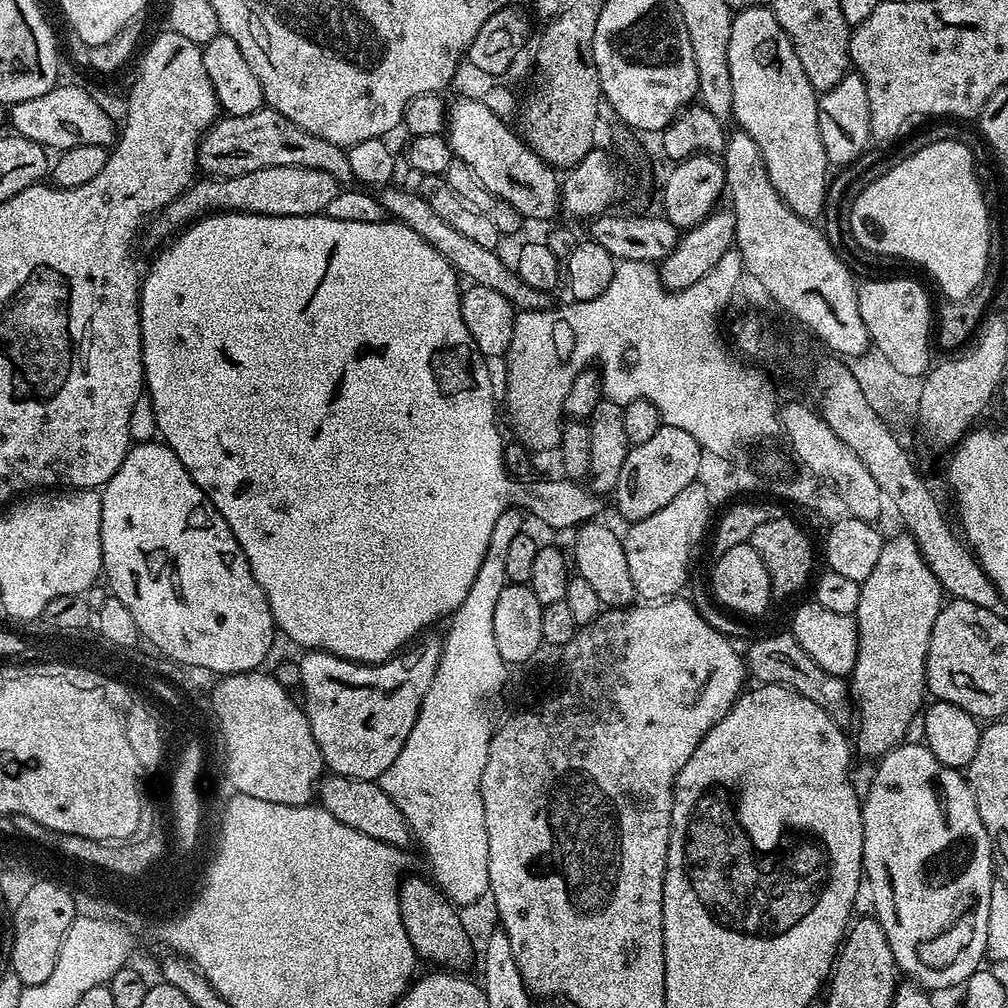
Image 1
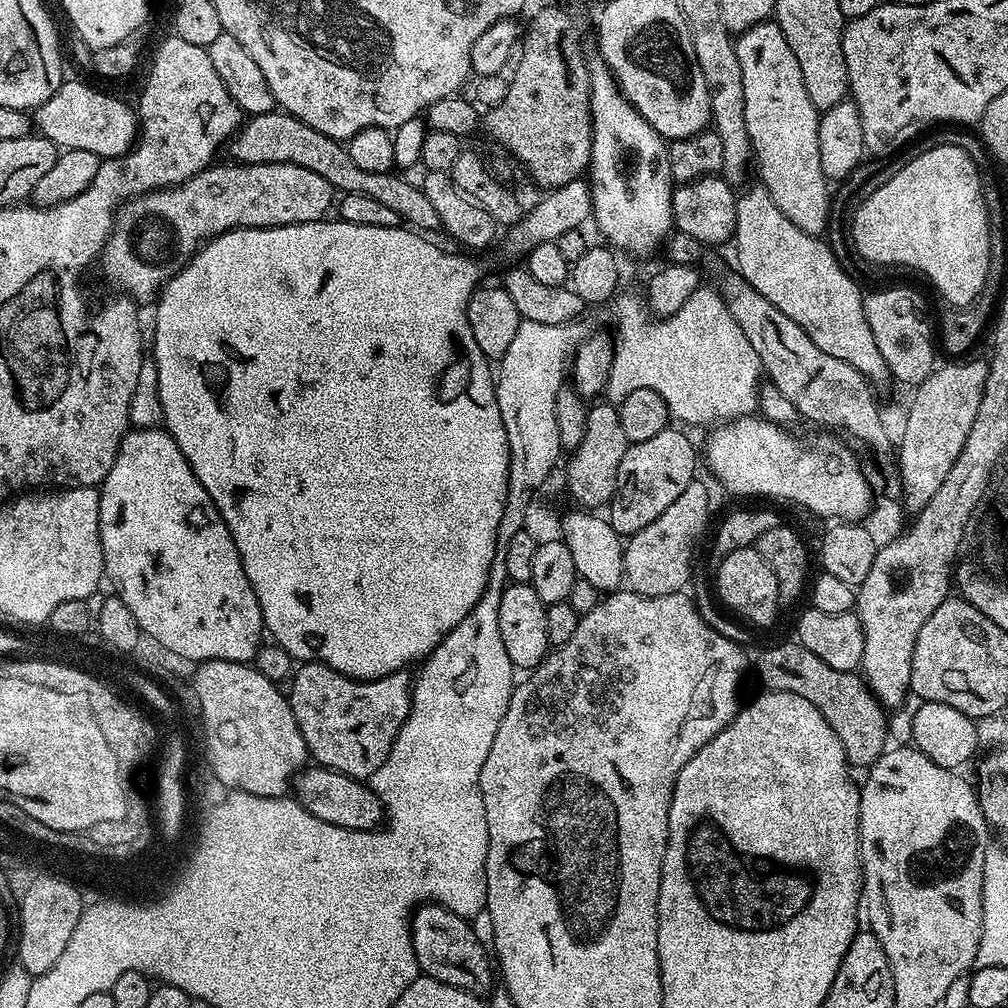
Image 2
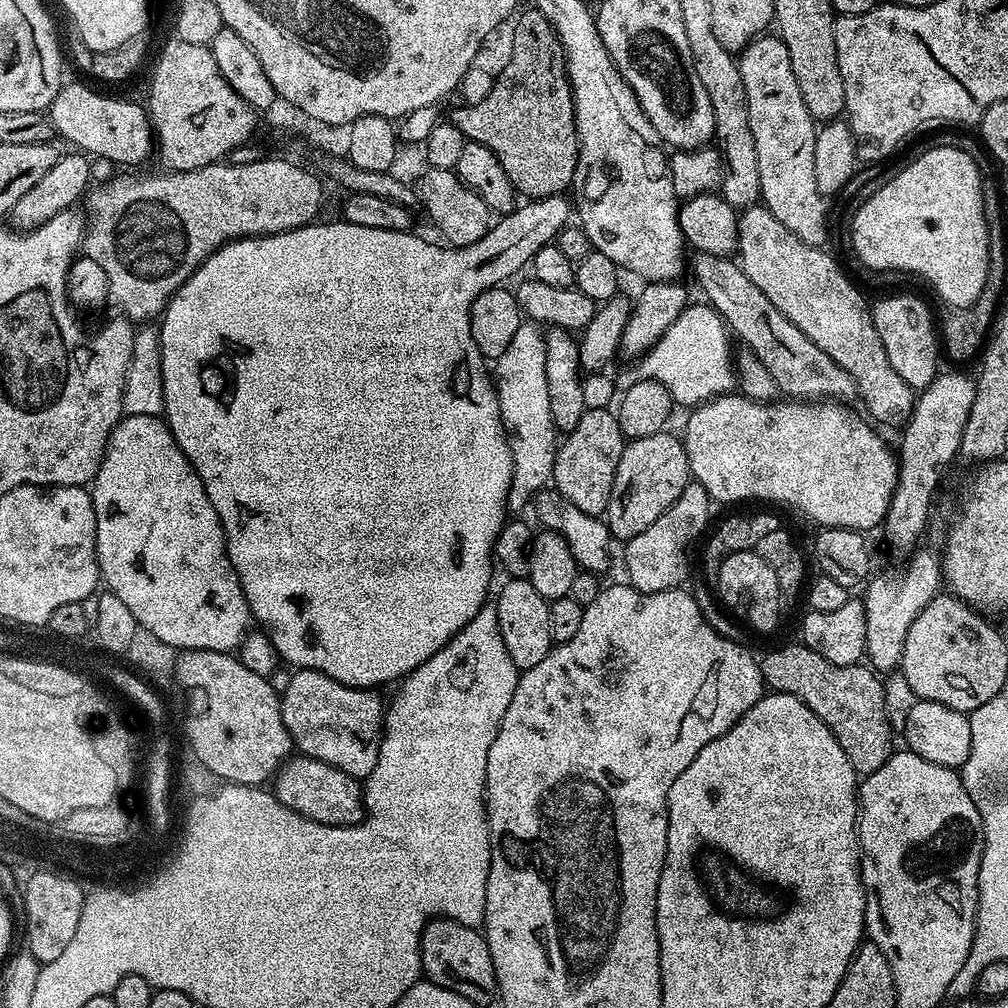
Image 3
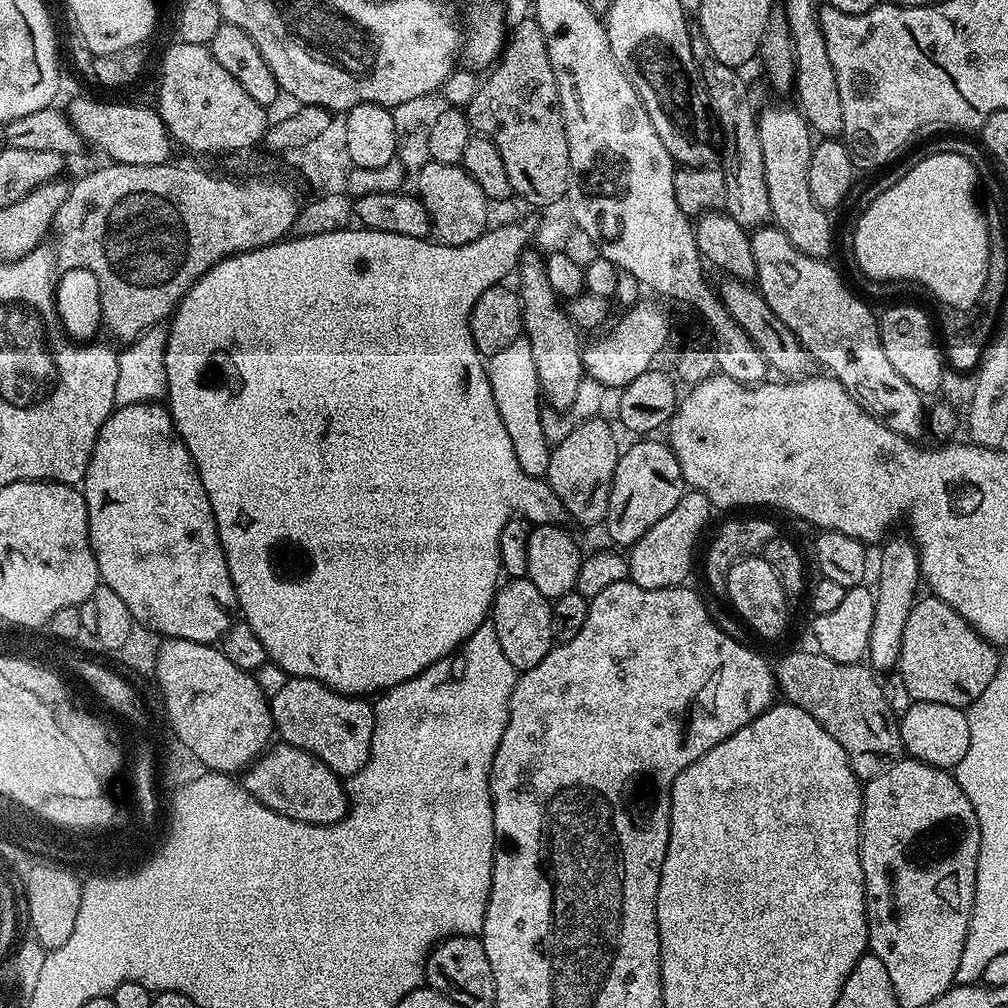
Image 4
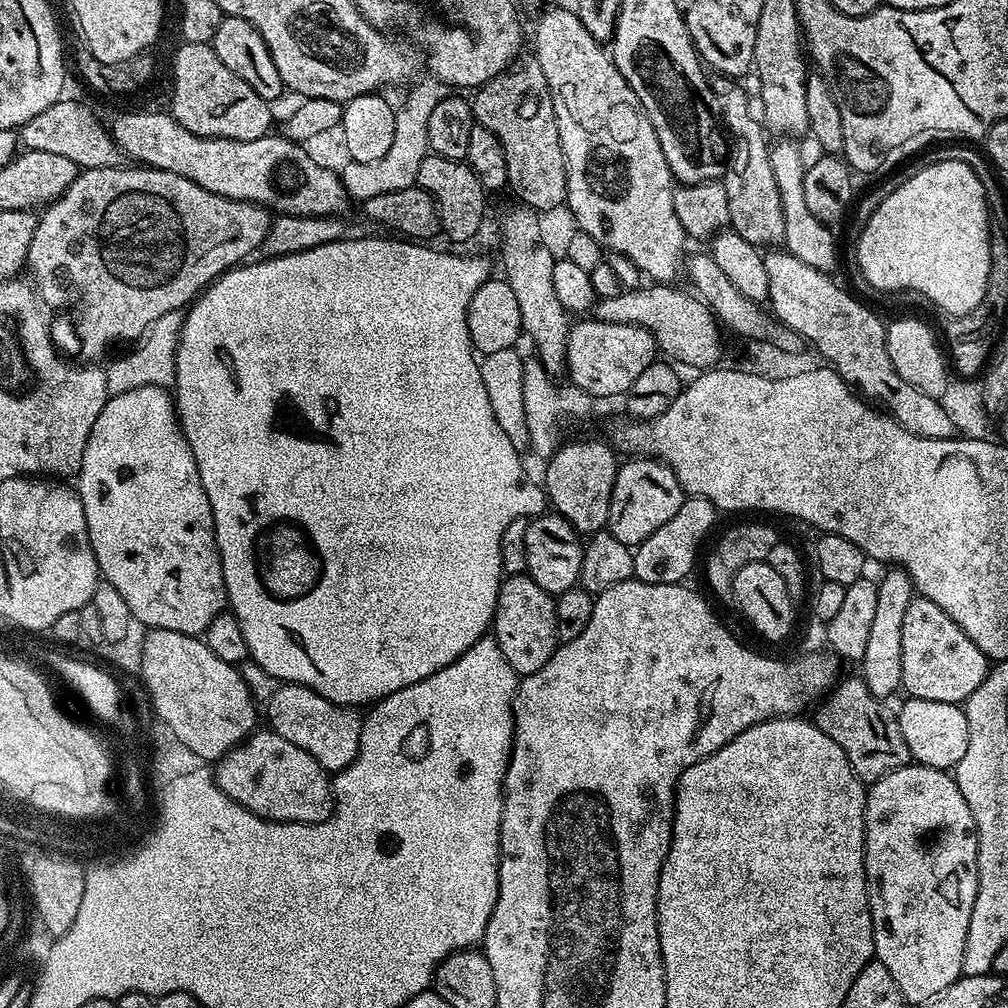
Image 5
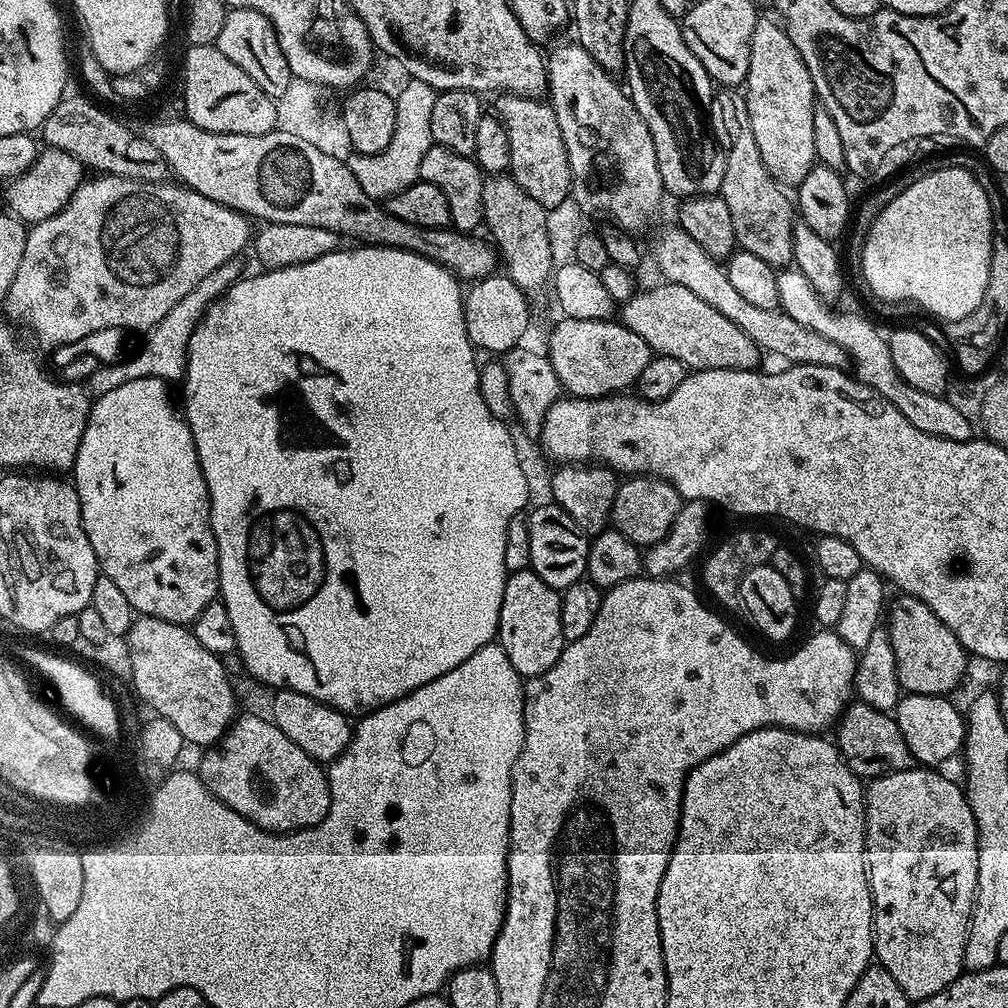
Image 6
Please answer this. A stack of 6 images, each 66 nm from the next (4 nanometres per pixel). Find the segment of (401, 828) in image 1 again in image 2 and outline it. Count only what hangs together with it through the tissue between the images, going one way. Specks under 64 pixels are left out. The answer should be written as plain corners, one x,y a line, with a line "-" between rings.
305,767
295,777
294,799
302,805
307,815
322,818
322,822
330,822
339,828
370,832
381,827
386,820
382,802
372,787
365,781
336,772
332,768

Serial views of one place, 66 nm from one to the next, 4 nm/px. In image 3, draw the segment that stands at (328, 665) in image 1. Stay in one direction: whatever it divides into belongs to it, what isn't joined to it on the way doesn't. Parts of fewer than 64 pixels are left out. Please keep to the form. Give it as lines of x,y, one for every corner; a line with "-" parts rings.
302,668
291,673
284,692
279,693
282,722
290,734
293,745
303,755
318,758
338,770
357,778
366,778
370,770
374,770
374,762
378,762
380,740
384,737
384,713
386,700
379,691
370,688
351,688
318,670

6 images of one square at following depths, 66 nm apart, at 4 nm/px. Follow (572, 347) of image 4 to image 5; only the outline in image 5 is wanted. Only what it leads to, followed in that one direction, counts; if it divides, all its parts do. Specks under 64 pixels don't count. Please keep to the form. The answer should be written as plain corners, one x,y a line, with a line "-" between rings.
516,206
513,212
508,212
504,216
504,225
500,232
501,238
500,260
504,263
503,279
507,280
510,290
514,290
514,295
518,297
518,311
522,314
522,332
525,337
532,339
532,344
536,347
535,359
540,361
549,375
553,378
560,378
565,375
568,367
568,329
570,327
570,314
558,302
558,294
554,290
554,266
557,259
552,256
550,250
543,245
539,236
539,215
527,206

